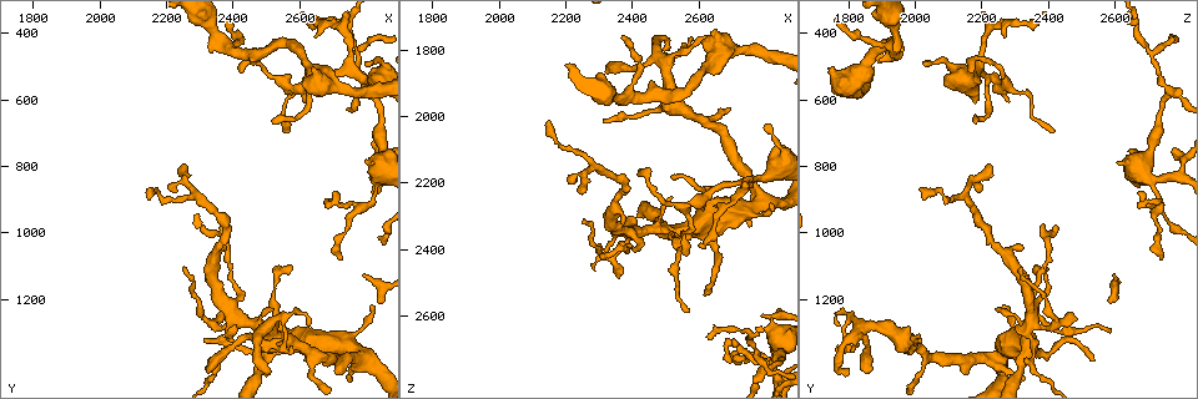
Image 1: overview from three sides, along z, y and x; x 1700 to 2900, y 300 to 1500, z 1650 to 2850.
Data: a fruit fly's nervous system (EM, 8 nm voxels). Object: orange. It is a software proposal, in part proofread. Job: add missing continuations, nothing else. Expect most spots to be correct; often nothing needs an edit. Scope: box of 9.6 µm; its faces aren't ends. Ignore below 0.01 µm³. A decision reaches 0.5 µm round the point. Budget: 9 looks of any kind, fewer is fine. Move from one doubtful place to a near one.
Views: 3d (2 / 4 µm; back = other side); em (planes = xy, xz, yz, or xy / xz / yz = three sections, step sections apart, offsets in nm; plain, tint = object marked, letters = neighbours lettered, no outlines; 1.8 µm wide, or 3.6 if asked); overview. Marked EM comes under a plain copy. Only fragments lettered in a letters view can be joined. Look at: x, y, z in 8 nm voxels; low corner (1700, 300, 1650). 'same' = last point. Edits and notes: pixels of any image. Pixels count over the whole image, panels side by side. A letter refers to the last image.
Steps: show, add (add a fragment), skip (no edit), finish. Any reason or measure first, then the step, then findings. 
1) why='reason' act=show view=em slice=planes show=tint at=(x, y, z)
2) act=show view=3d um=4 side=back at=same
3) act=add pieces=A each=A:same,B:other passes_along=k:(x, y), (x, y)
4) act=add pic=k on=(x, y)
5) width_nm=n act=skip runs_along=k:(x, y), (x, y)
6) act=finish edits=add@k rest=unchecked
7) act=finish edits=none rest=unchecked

why='three arms meet' act=show view=3d um=4 side=back at=(2560, 570, 2280)

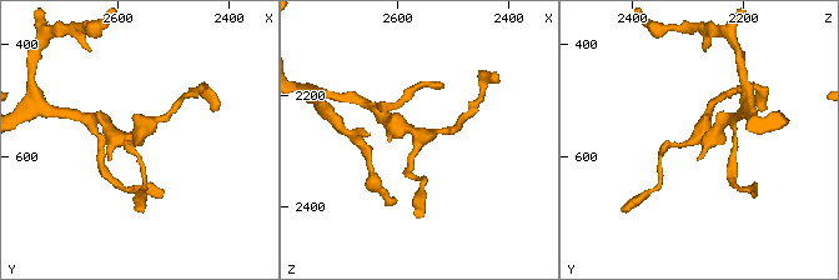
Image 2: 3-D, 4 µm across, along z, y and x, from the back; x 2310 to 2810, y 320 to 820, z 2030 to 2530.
arms=3 act=show view=em slice=planes show=letters at=(2570, 565, 2275)

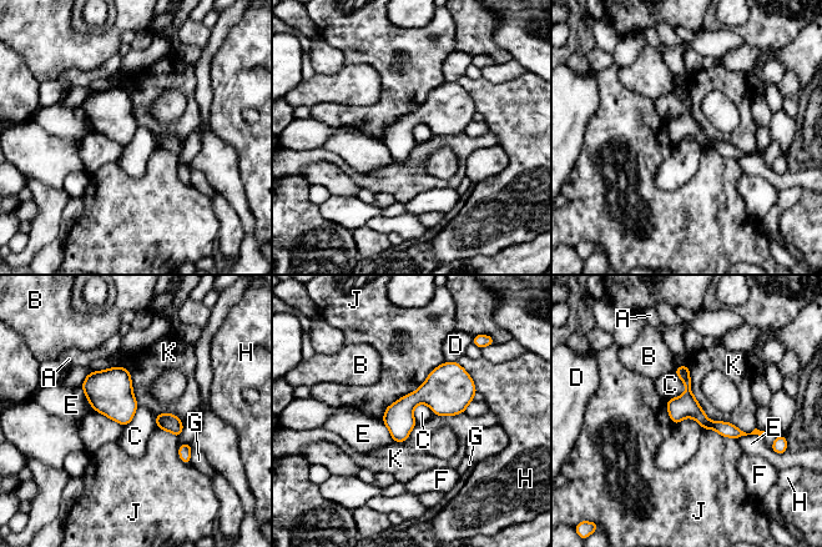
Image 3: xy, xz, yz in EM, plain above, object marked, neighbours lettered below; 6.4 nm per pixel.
longest_contact=J:550nm act=skip each=A:other,B:other,C:other,D:other,E:other,F:other,G:other,H:other,J:other,K:other border=3:(674, 370), (685, 391), (667, 399) found='none of them fits'

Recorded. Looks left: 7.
why='thick turns thin' act=show view=3d um=4 at=(2660, 530, 1820)

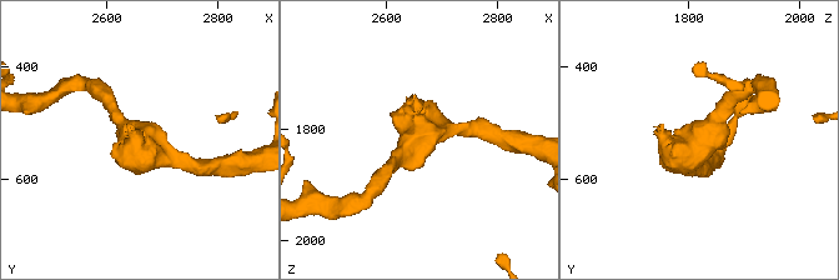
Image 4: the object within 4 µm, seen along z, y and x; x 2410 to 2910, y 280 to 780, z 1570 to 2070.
act=show view=em um=3.6 slice=planes show=tint at=(2660, 525, 1825)

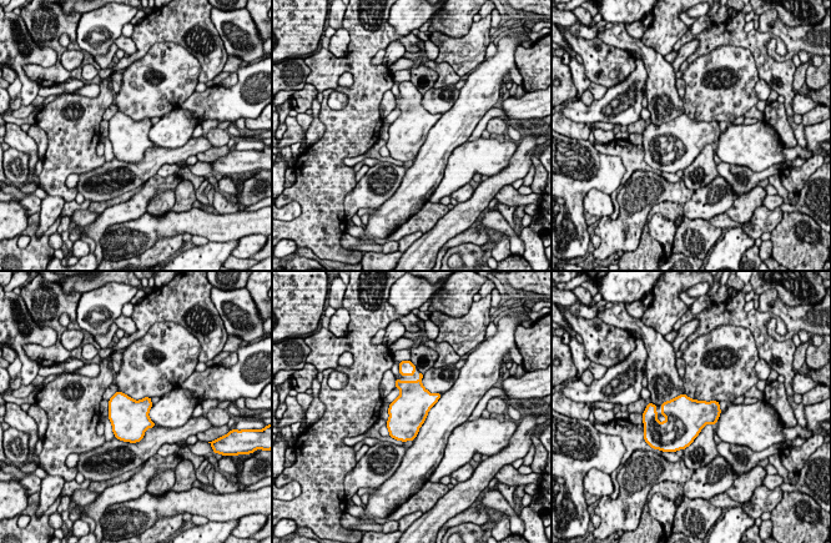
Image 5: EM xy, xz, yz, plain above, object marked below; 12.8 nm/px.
why='what lies round it' act=show view=em um=3.6 slice=planes show=letters at=same

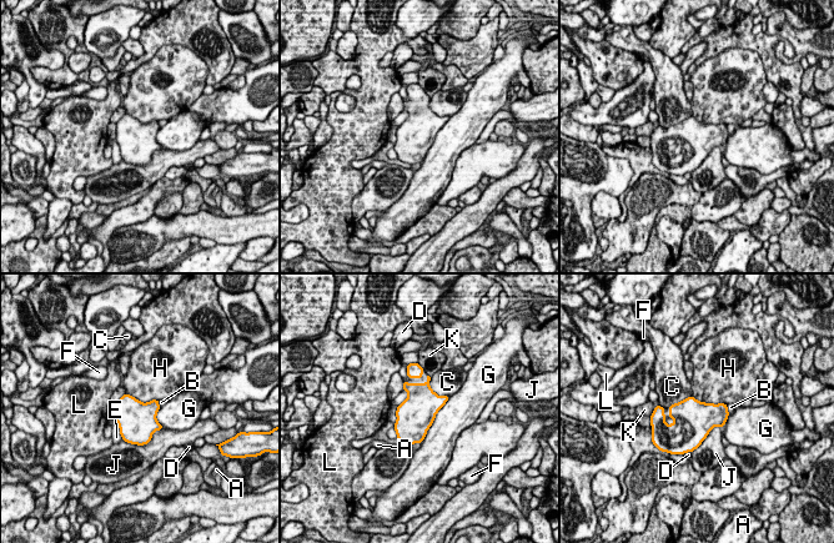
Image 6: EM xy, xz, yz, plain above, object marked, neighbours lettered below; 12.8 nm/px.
act=skip each=A:other,B:other,C:other,D:other,E:other,F:other,G:other,H:other,J:other,K:other,L:other border=6:(692, 395), (699, 401), (726, 405) found='no lettered fragment goes on from it'

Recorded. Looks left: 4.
why='sudden change in width' act=show view=3d um=4 at=(2790, 1370, 2250)

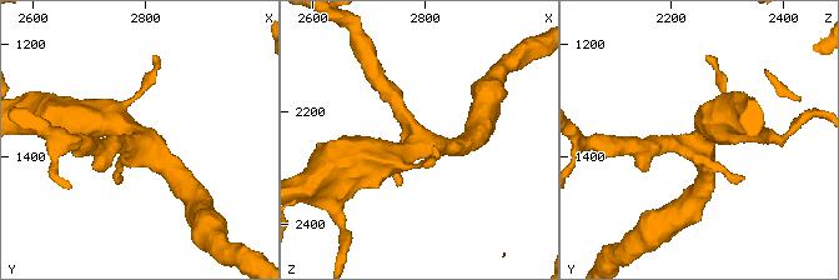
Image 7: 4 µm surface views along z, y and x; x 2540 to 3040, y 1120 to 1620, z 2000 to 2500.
act=show view=em slice=planes show=tint at=(2790, 1375, 2250)

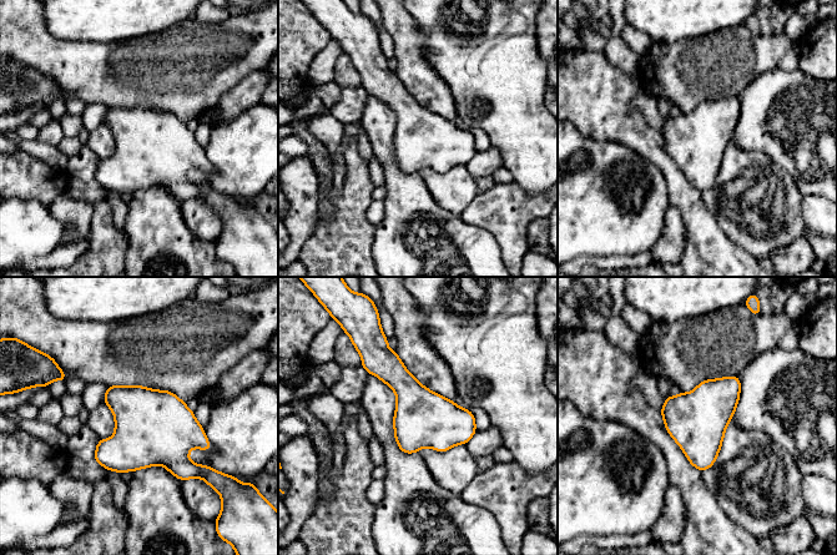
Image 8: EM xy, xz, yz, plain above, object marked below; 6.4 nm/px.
act=show view=em slice=planes show=letters at=same

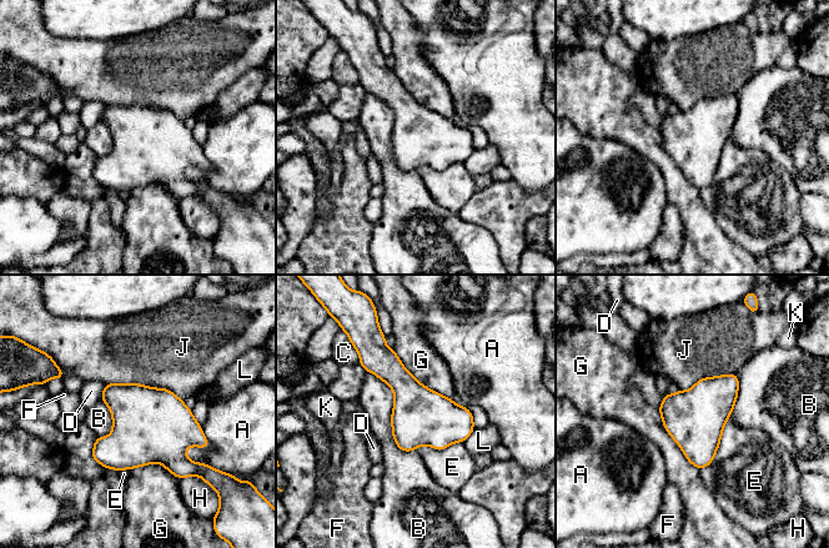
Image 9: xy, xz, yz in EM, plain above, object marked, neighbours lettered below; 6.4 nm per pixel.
width_nm=360 act=skip each=A:other,B:other,C:other,D:other,E:other,F:other,G:other,H:other,J:other,K:other,L:other border=9:(366, 371), (415, 451) found='no lettered fragment goes on from it'

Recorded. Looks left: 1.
act=finish edits=none rest=unchecked

